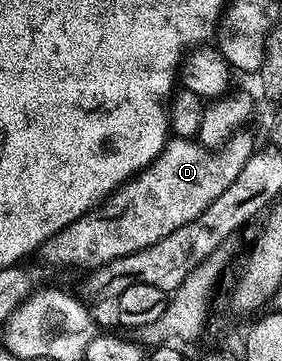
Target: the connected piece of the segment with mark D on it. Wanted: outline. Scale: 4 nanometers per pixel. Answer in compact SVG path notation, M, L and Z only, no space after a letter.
M240 131L229 144L217 151L206 150L197 140L174 137L167 140L160 155L142 172L131 177L91 213L68 223L40 250L54 265L80 265L93 271L109 261L144 251L152 243L160 243L164 235L172 235L176 227L192 223L224 191L252 156L256 142Z

